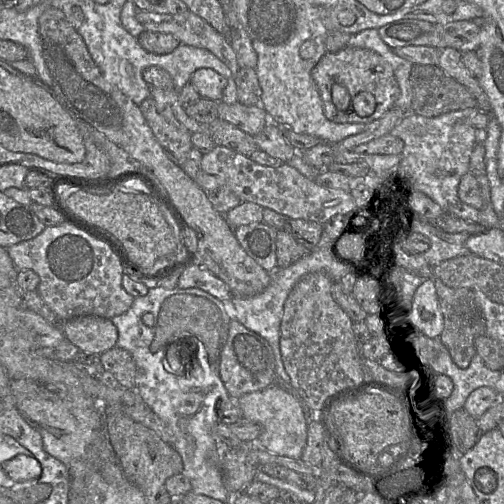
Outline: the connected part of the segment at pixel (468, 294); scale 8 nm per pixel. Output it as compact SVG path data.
M434 279L434 286L444 321L439 340L448 350L455 365L461 369L466 369L476 354L475 339L480 335L485 335L485 319L479 311L471 290L467 288L451 288L438 279Z

